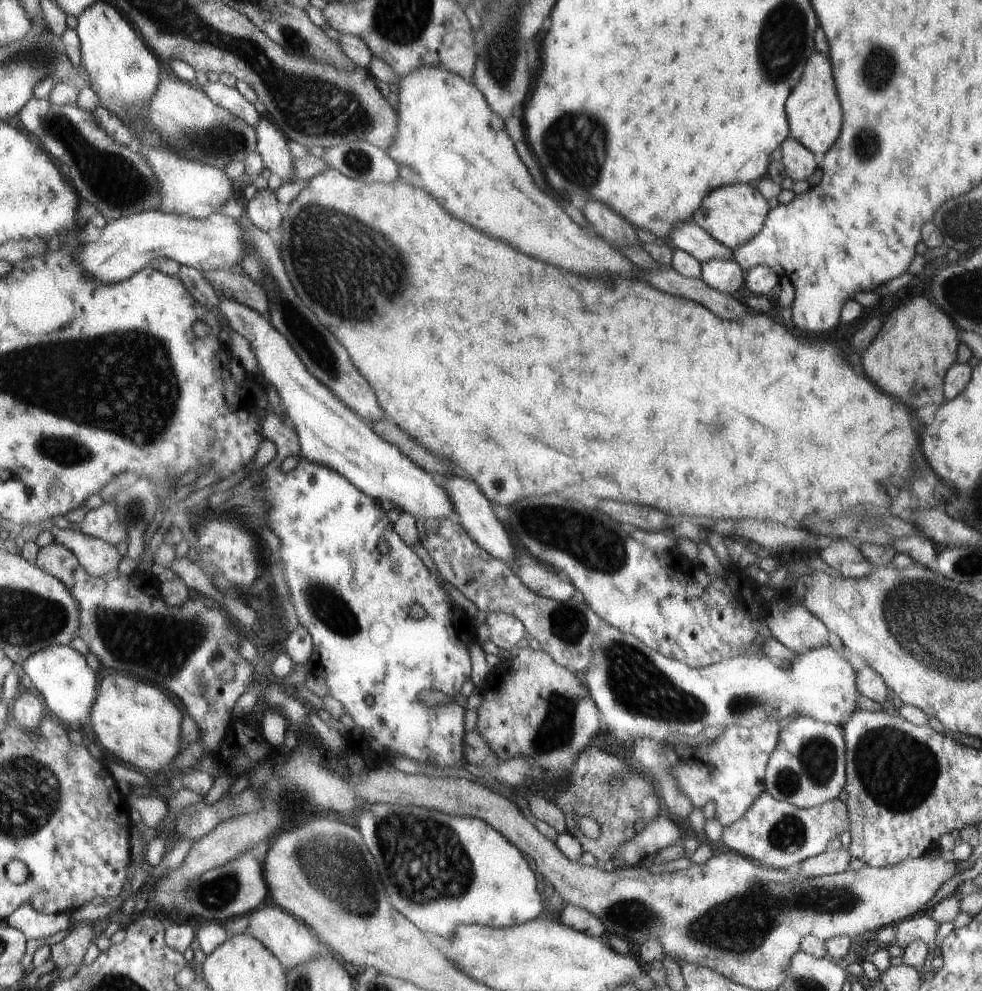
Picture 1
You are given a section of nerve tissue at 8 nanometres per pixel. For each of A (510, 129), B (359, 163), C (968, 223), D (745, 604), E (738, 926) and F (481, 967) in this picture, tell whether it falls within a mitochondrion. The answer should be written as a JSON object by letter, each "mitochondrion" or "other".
{"A":"other","B":"mitochondrion","C":"mitochondrion","D":"other","E":"mitochondrion","F":"other"}

